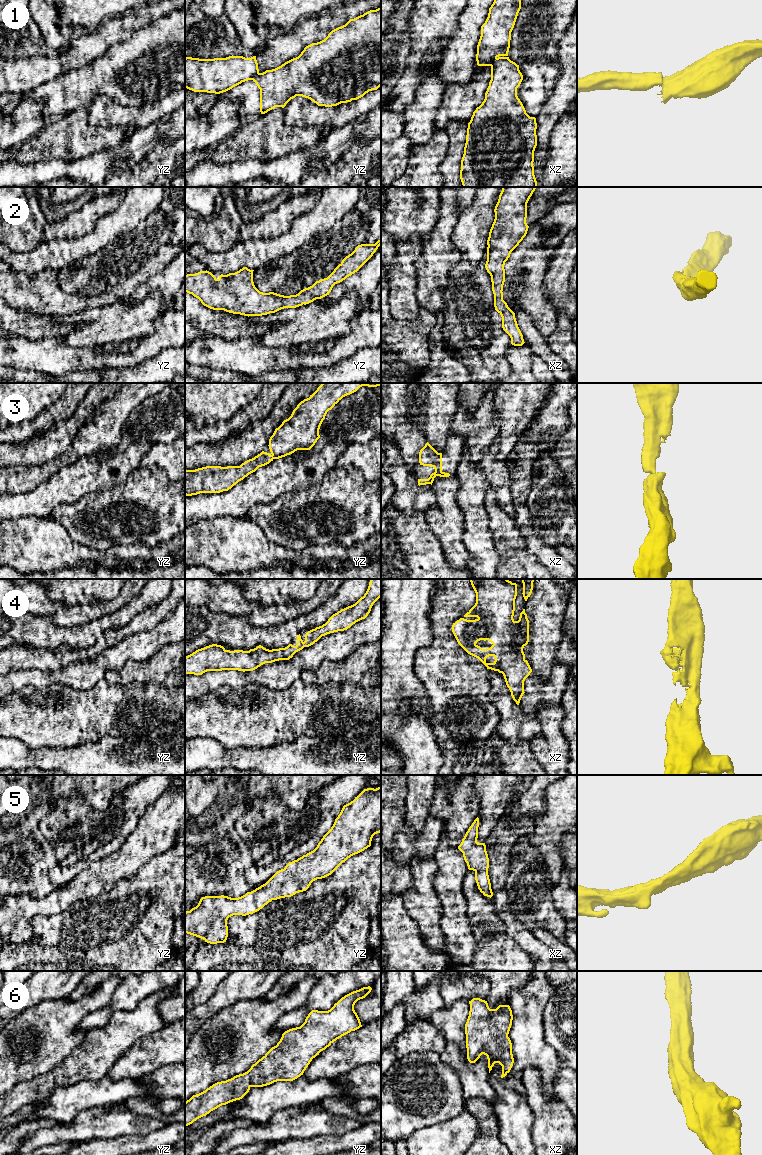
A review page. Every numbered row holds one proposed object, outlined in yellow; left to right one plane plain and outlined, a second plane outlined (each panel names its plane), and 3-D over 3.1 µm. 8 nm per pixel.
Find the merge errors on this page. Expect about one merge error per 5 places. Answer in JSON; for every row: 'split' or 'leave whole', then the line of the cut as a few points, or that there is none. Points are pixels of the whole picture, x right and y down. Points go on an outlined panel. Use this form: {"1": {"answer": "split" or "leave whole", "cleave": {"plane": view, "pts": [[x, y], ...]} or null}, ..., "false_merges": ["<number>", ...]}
{"1": {"answer": "split", "cleave": {"plane": "xz", "pts": [[496, 57], [490, 65]]}}, "2": {"answer": "leave whole", "cleave": null}, "3": {"answer": "leave whole", "cleave": null}, "4": {"answer": "leave whole", "cleave": null}, "5": {"answer": "leave whole", "cleave": null}, "6": {"answer": "leave whole", "cleave": null}, "false_merges": ["1"]}

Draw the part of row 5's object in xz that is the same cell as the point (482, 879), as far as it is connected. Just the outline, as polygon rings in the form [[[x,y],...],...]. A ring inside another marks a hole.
[[[477,817],[469,827],[458,849],[463,853],[468,869],[475,872],[475,880],[480,892],[492,897],[493,892],[488,875],[489,858],[485,843],[478,843],[479,818]]]

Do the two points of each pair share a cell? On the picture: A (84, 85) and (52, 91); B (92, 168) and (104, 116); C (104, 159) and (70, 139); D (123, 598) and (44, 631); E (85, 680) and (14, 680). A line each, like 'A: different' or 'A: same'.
A: same
B: different
C: different
D: different
E: same

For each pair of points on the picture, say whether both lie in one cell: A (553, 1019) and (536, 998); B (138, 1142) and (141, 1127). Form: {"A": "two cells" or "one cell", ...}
{"A": "two cells", "B": "two cells"}

